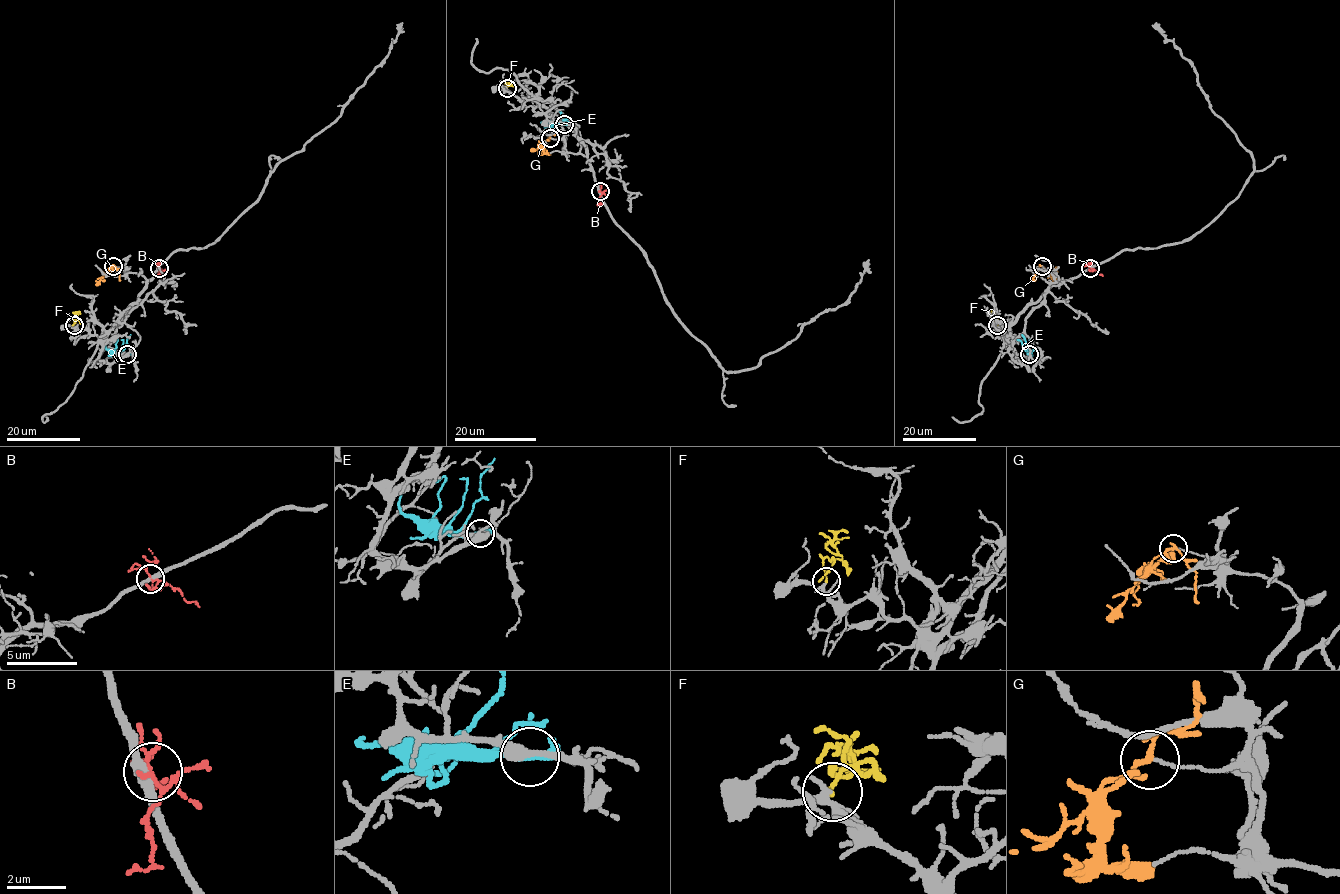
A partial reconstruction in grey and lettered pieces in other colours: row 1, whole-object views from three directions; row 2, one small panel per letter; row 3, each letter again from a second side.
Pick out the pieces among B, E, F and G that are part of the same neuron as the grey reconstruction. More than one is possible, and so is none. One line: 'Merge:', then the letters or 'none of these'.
Merge: none of these

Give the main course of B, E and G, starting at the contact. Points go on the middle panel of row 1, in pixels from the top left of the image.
B: (600, 191), (600, 203), (597, 205)
E: (564, 124), (551, 126)
G: (550, 138), (543, 142), (543, 150), (538, 151)

